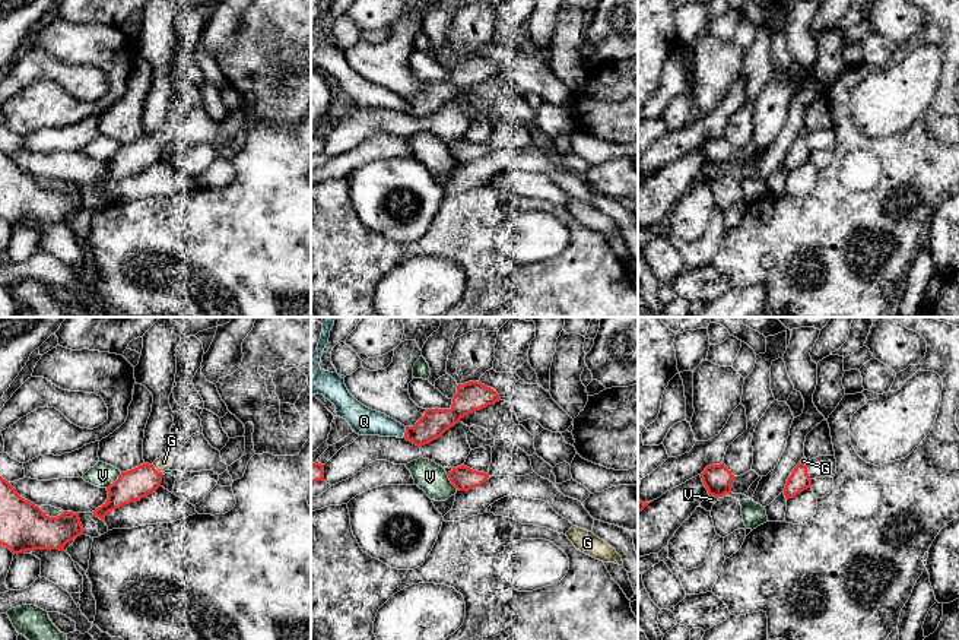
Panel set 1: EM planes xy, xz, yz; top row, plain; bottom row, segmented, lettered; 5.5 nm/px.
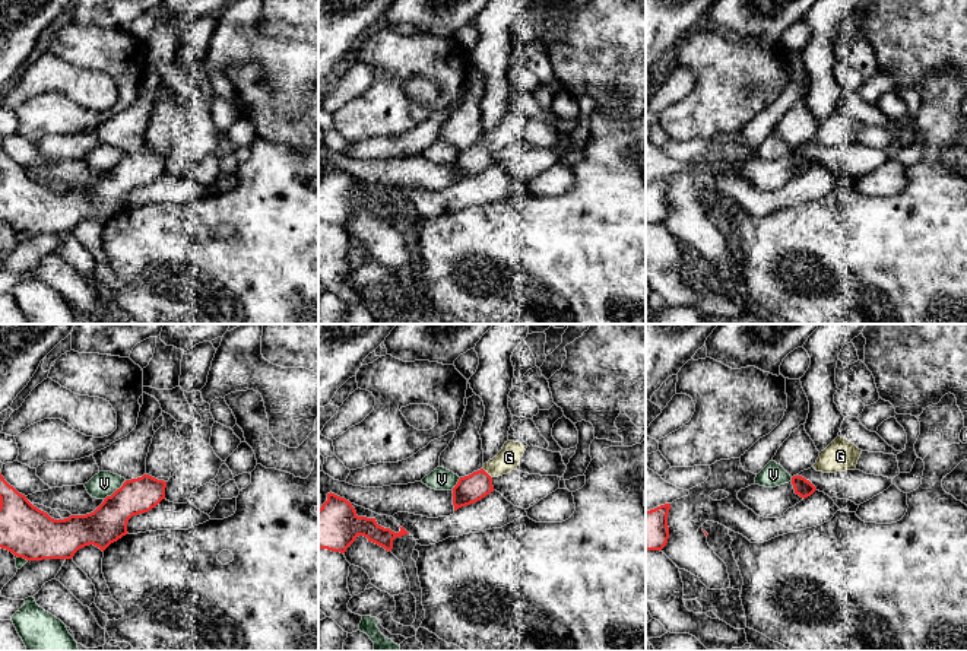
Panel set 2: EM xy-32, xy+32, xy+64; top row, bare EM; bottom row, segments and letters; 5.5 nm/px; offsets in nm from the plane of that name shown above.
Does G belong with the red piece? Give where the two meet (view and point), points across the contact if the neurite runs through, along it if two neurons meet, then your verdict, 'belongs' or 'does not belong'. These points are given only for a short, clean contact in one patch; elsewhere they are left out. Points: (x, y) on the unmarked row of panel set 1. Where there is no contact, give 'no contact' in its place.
meets red in xy at (156, 143); runs through xy (133, 158), (156, 143), (164, 135); belongs

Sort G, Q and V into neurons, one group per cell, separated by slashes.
G / Q / V

